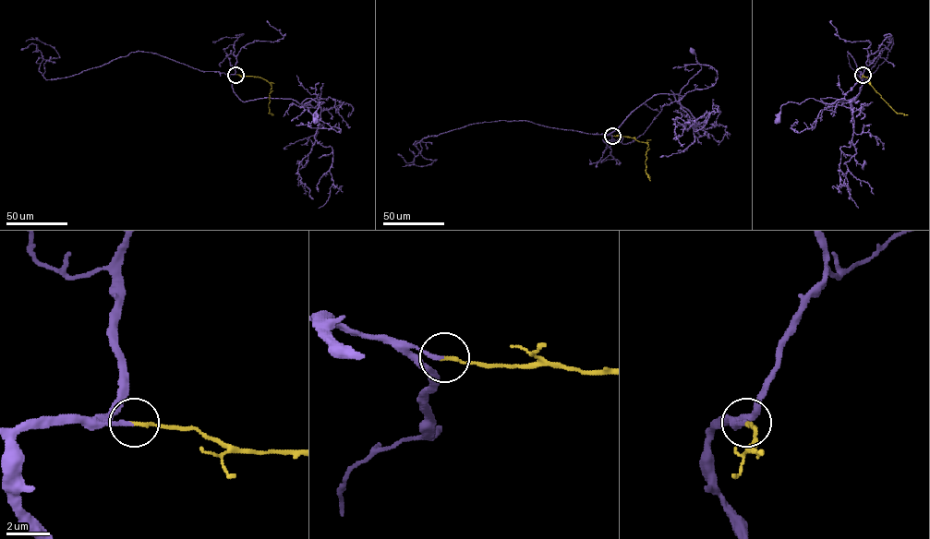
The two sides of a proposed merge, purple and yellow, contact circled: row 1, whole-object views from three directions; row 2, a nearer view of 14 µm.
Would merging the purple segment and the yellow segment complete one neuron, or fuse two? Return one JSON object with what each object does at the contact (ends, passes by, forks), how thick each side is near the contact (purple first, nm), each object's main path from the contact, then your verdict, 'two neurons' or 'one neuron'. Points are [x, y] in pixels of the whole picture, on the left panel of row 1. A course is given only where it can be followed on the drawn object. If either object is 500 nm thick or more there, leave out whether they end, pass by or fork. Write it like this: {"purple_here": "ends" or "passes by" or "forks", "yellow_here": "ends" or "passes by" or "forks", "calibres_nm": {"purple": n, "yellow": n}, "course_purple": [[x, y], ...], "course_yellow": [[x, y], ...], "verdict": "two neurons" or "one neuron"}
{"purple_here": "passes by", "yellow_here": "ends", "calibres_nm": {"purple": 130, "yellow": 150}, "course_purple": [[235, 75], [229, 77], [244, 101], [267, 97], [323, 101], [316, 121]], "course_yellow": [[235, 74], [259, 77], [271, 84], [269, 113], [273, 114]], "verdict": "one neuron"}

